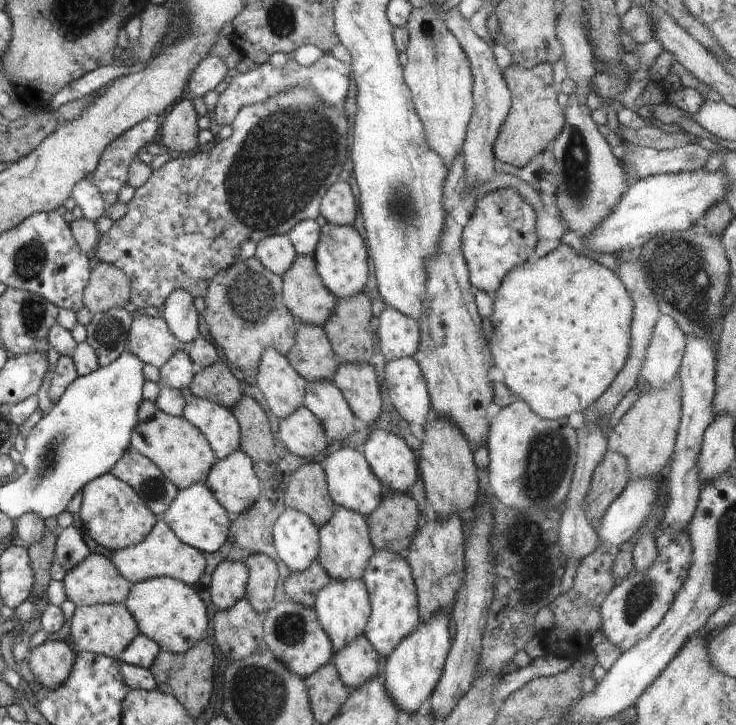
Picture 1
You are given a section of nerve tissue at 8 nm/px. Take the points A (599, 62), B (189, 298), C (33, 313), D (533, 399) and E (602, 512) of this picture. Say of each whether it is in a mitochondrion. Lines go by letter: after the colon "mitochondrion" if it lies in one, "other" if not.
A: other
B: other
C: mitochondrion
D: other
E: other

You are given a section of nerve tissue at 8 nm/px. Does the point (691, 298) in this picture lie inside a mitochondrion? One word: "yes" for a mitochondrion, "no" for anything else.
yes

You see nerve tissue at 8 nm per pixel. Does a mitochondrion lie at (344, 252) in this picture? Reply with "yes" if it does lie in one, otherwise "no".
no

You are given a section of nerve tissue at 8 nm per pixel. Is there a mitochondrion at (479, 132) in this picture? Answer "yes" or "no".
no

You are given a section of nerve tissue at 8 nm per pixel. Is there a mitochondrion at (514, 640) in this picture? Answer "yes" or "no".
no

